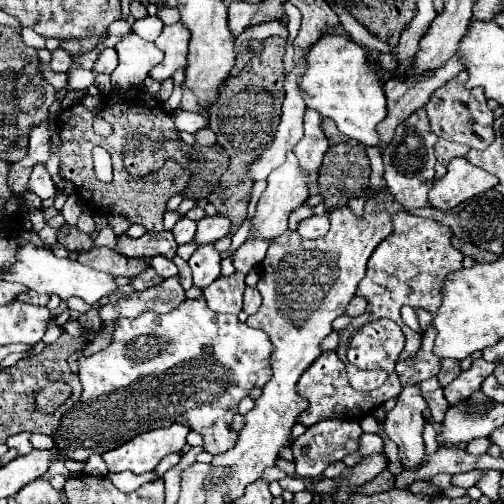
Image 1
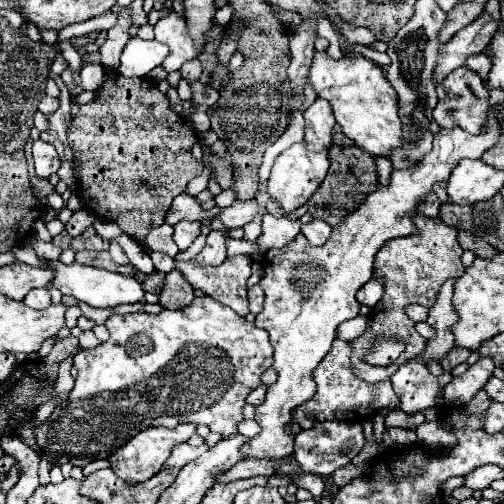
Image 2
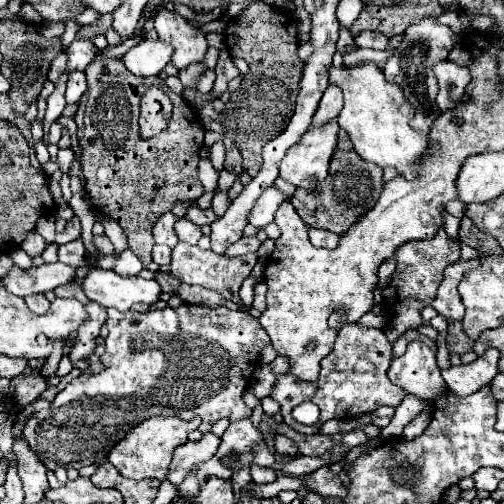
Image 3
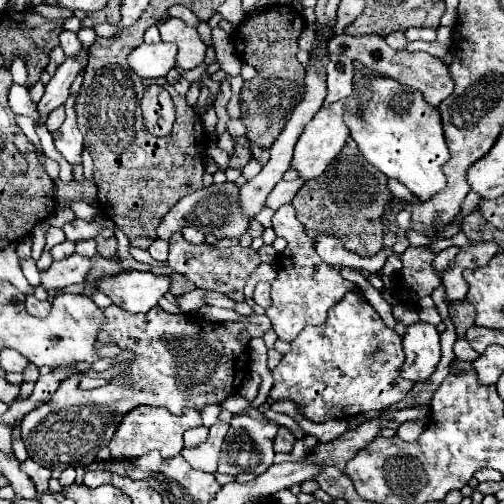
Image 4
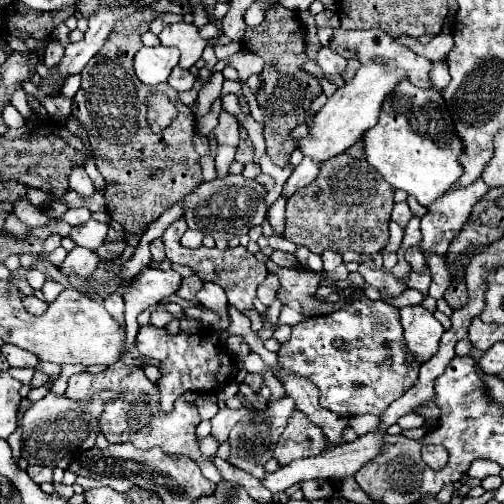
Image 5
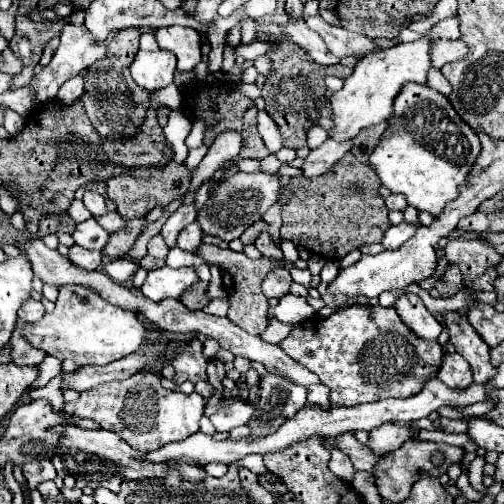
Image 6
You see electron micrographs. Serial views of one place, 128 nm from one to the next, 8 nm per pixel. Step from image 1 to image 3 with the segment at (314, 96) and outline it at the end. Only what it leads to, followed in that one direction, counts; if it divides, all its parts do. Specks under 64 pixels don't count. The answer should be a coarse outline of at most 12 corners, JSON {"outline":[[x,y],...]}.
{"outline":[[376,62],[328,68],[344,94],[338,124],[380,168],[410,166],[428,136]]}

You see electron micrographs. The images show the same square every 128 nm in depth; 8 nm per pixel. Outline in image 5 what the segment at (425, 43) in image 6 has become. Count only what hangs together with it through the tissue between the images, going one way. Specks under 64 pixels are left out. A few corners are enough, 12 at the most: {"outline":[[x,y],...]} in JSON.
{"outline":[[362,64],[298,150],[318,164],[376,124],[402,70]]}

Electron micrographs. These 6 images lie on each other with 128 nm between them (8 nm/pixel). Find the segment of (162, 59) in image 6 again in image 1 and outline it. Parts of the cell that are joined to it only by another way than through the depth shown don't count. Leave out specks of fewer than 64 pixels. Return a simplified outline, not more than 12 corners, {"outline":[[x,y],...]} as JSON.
{"outline":[[126,34],[116,44],[112,88],[142,84],[164,56],[152,42]]}

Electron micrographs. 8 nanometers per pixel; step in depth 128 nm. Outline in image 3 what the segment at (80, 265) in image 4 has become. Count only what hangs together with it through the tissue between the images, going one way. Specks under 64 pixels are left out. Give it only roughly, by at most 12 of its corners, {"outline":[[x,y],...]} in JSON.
{"outline":[[62,262],[30,270],[12,266],[2,278],[10,294],[26,298],[72,282]]}

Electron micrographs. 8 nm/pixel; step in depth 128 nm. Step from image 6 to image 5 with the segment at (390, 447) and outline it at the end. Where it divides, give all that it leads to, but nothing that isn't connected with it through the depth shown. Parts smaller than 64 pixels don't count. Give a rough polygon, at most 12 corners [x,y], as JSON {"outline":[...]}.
{"outline":[[368,432],[320,456],[266,472],[270,492],[312,478],[356,474],[382,448],[384,434]]}

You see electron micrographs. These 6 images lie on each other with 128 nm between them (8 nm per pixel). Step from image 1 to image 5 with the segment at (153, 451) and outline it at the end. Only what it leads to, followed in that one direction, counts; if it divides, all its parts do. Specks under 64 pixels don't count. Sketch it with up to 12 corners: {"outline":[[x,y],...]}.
{"outline":[[118,360],[100,374],[74,374],[66,394],[120,394],[100,416],[110,444],[211,461],[198,445],[196,406],[168,414],[159,390]]}

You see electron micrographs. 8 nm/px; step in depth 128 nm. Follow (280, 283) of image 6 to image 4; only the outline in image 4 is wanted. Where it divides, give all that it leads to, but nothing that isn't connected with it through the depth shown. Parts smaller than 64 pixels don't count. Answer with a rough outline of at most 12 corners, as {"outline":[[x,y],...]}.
{"outline":[[260,282],[254,290],[254,302],[270,306],[270,284]]}

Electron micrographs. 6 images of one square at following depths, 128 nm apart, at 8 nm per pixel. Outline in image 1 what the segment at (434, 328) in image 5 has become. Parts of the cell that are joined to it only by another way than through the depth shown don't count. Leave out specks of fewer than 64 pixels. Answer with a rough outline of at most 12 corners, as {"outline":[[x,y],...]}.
{"outline":[[406,384],[384,432],[406,470],[426,460],[420,386]]}

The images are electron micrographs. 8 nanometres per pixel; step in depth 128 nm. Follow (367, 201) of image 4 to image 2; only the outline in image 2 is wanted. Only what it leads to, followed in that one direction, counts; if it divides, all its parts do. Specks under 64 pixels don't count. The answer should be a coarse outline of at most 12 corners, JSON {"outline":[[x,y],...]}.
{"outline":[[332,144],[328,176],[308,200],[338,226],[378,188],[374,158]]}

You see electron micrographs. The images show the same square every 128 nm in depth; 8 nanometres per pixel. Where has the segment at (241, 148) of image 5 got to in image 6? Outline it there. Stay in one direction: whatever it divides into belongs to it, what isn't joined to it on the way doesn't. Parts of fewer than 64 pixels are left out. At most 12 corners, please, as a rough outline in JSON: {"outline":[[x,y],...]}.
{"outline":[[256,108],[244,116],[238,158],[262,160],[268,150],[256,130]]}

